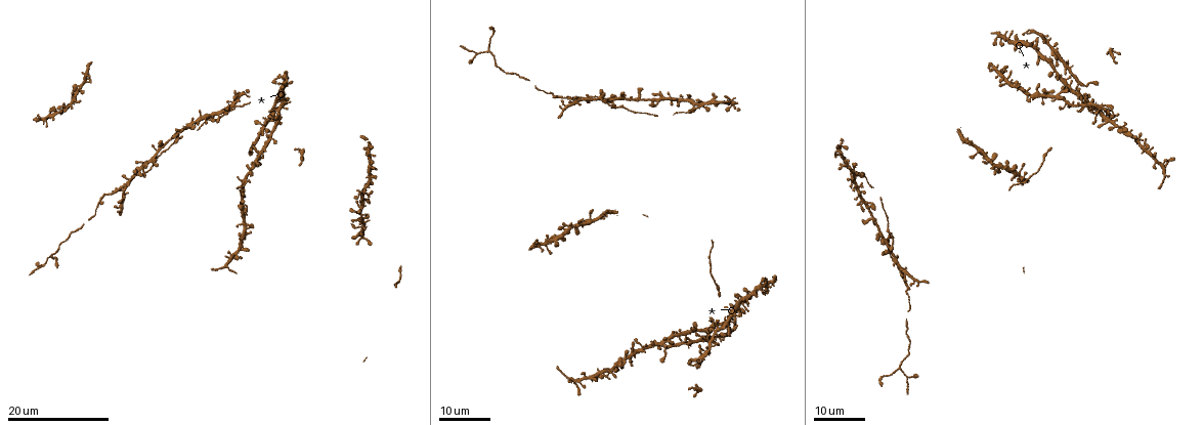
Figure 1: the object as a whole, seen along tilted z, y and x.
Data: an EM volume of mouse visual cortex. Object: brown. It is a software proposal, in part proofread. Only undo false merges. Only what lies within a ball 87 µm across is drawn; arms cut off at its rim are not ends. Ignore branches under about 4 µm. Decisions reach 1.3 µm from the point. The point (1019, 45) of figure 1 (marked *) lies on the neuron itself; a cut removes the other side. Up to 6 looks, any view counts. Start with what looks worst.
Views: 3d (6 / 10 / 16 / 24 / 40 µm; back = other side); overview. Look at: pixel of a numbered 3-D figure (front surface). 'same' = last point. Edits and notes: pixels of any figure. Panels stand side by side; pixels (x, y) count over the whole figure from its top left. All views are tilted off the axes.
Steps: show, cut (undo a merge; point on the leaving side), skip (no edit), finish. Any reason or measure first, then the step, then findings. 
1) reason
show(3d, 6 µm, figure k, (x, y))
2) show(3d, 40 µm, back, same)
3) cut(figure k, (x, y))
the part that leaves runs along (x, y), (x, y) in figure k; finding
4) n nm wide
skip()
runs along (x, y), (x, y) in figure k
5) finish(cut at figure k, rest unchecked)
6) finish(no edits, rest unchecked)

small branch off a trunk
show(3d, 24 µm, figure 1, (144, 173))

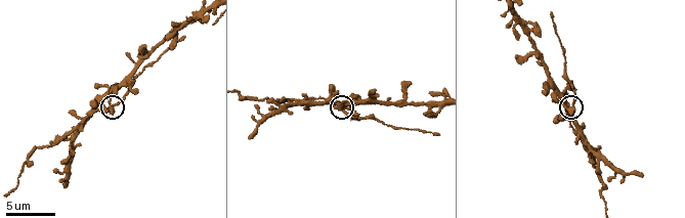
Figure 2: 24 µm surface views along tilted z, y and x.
show(3d, 6 µm, figure 2, (338, 107))

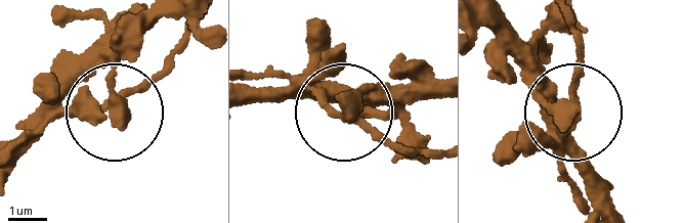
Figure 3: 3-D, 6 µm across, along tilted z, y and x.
270 nm wide
skip()
runs along (441, 85), (401, 83), (349, 112), (401, 146), (441, 154) in figure 3; all the same neuron

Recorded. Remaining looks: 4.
arms part here
show(3d, 24 µm, figure 1, (704, 332))

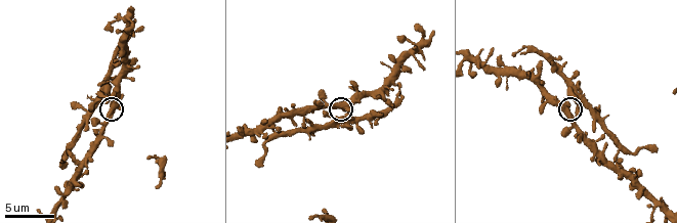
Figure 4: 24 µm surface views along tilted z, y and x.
show(3d, 10 µm, same)

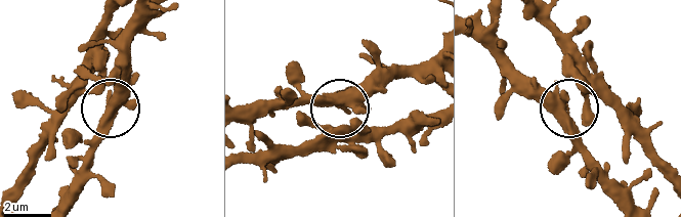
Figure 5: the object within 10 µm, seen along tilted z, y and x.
3 arms
skip()
runs along (475, 40), (563, 112), (583, 164) in figure 5; continuous, no second neuron

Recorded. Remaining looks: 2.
four or more arms meet
show(3d, 6 µm, figure 2, (593, 149))

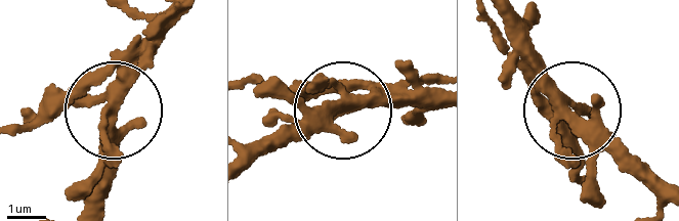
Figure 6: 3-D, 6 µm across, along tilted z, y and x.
side arm 6 µm
skip()
runs along (503, 21), (540, 86), (665, 182) in figure 6; one neuron here

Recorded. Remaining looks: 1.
finish(no edits, rest unchecked)

